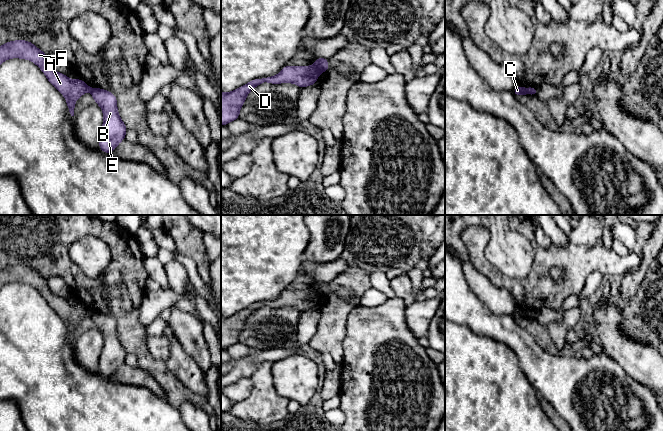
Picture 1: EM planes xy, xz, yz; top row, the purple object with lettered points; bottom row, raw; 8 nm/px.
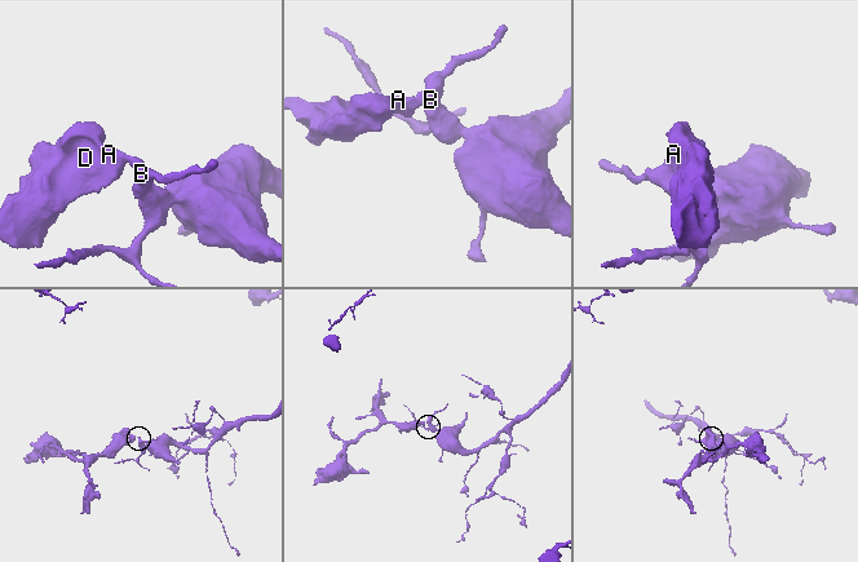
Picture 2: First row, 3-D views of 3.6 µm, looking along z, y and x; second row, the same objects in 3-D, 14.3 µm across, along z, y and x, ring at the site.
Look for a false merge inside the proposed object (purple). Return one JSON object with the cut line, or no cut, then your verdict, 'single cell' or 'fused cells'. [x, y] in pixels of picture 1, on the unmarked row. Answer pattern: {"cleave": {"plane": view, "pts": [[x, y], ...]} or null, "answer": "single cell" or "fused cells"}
{"cleave": {"plane": "xz", "pts": [[312, 291], [317, 298]]}, "answer": "fused cells"}

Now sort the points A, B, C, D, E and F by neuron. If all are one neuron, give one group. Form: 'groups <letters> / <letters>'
groups A D F / B C E

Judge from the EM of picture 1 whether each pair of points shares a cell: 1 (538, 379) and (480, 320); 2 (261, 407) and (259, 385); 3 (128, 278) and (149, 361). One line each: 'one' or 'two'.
1: one
2: one
3: one

